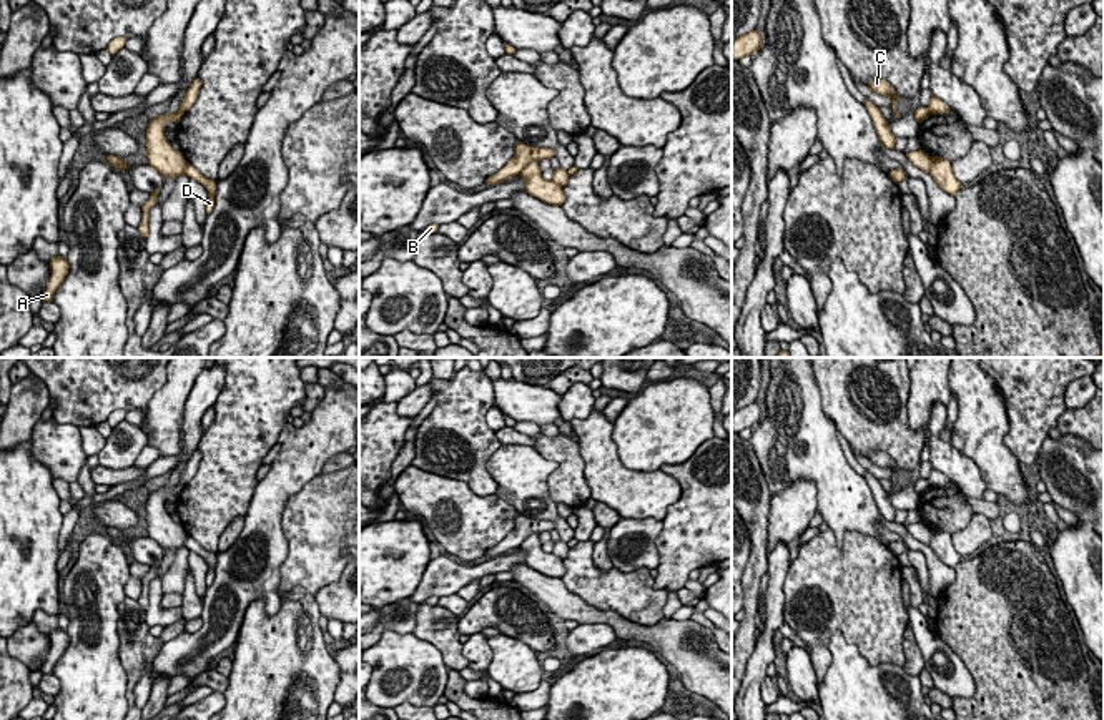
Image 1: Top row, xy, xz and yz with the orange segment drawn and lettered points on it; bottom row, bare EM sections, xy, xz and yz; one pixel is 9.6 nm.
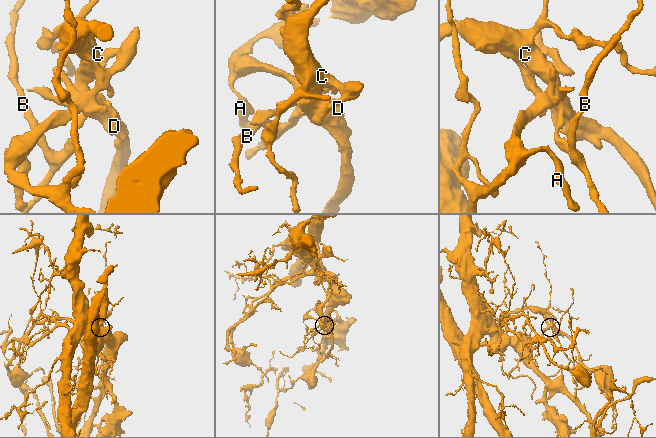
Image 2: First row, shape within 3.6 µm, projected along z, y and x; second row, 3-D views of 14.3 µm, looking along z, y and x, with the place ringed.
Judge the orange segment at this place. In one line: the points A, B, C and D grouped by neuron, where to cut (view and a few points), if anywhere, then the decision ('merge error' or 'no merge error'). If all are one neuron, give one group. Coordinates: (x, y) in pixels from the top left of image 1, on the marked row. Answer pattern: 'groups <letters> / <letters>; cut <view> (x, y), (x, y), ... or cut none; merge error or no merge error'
groups A / B C D; cut xz (537, 160), (532, 160), (519, 175); merge error

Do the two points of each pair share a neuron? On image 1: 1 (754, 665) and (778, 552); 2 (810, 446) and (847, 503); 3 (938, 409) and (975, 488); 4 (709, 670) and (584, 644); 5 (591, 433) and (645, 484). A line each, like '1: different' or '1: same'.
1: same
2: same
3: same
4: different
5: same

